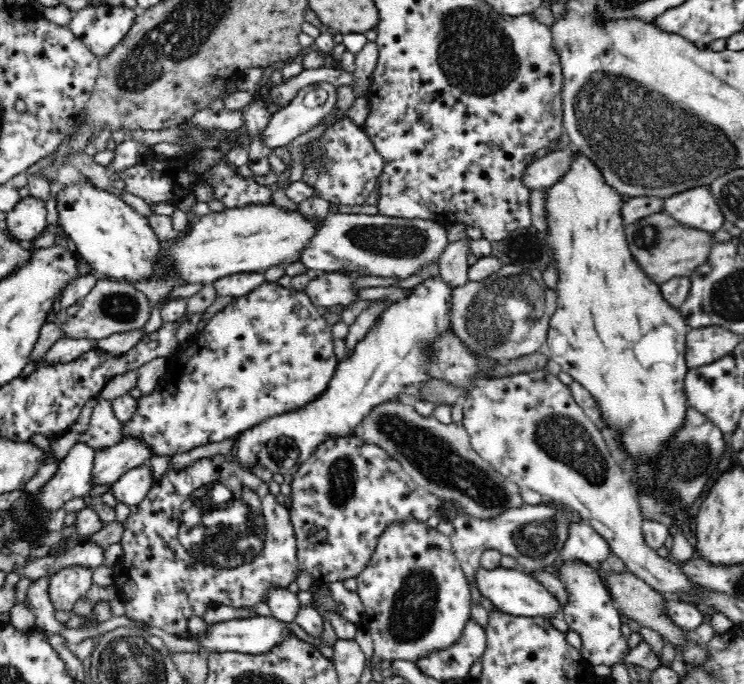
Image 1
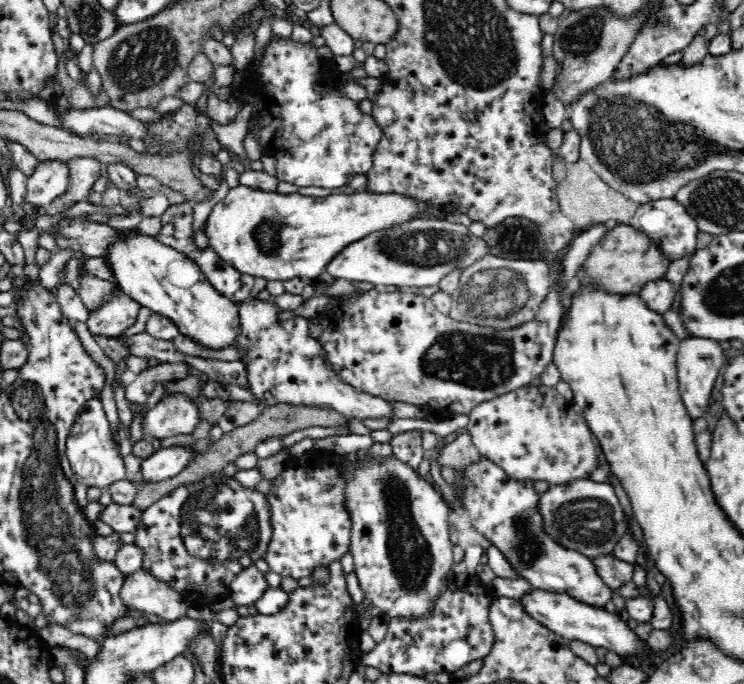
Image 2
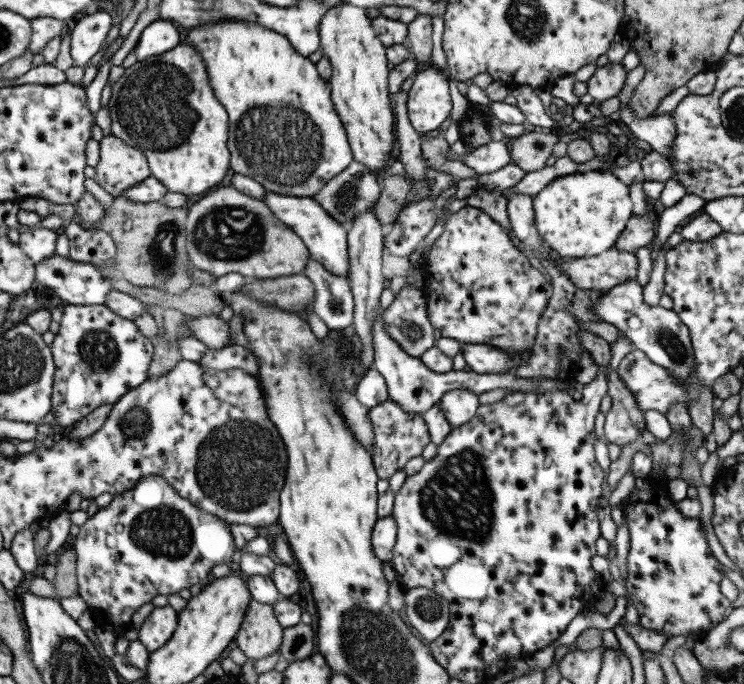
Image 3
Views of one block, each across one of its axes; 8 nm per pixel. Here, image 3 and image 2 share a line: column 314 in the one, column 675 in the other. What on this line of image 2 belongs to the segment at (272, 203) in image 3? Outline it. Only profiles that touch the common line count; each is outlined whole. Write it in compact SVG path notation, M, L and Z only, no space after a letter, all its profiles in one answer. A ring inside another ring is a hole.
M661 198L638 205L638 210L628 220L628 225L654 238L656 247L660 247L660 253L664 255L664 259L679 260L696 250L697 235L700 229L685 206L682 206L675 198Z

